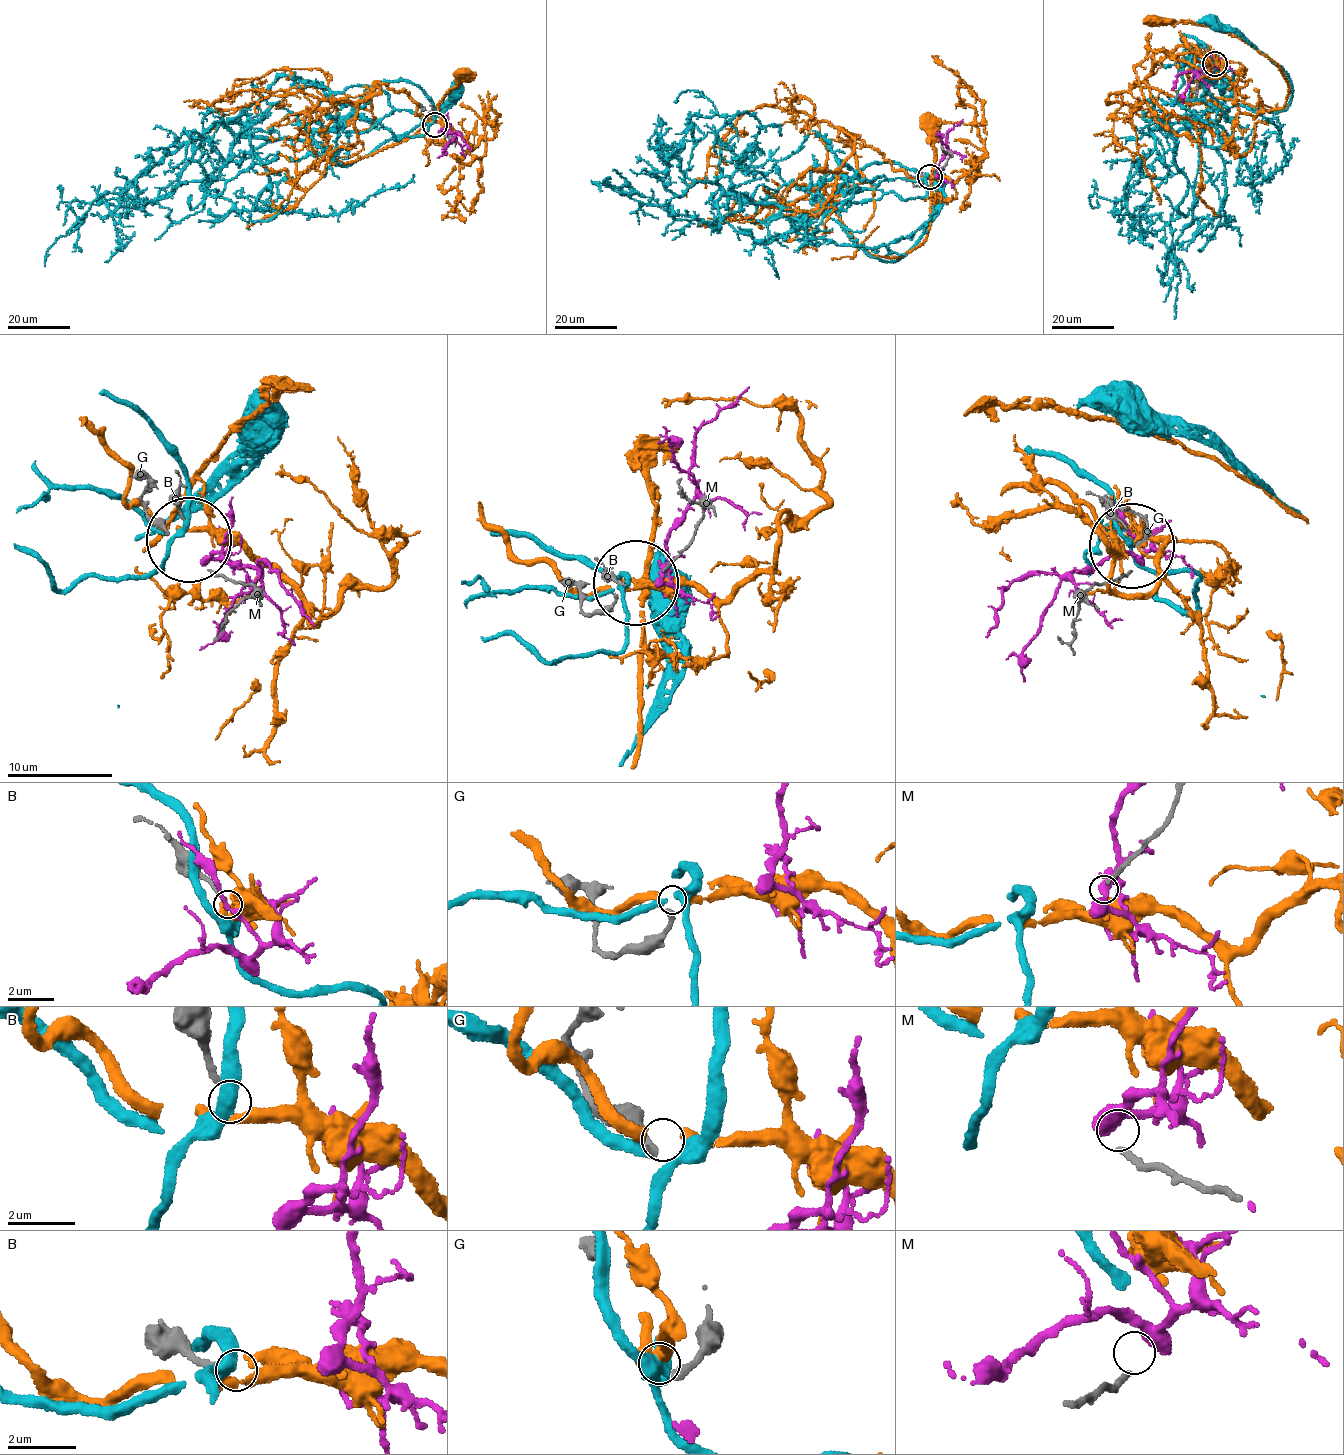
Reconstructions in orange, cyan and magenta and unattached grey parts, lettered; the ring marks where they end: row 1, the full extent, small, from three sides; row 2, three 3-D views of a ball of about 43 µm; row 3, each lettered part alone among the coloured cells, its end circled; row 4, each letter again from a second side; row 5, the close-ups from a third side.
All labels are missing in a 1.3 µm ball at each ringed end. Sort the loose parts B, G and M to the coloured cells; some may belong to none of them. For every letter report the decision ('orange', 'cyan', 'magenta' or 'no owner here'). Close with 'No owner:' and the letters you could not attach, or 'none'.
B: no owner here
G: no owner here
M: no owner here
No owner: B, G, M

